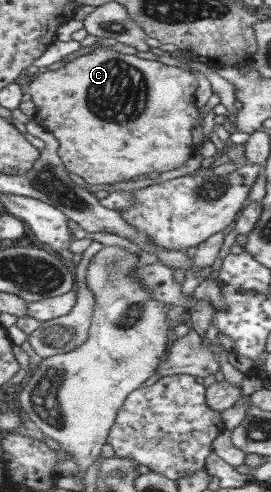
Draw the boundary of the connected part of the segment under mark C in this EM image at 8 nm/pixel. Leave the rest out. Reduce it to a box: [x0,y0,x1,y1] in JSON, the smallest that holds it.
[25,46,199,184]

